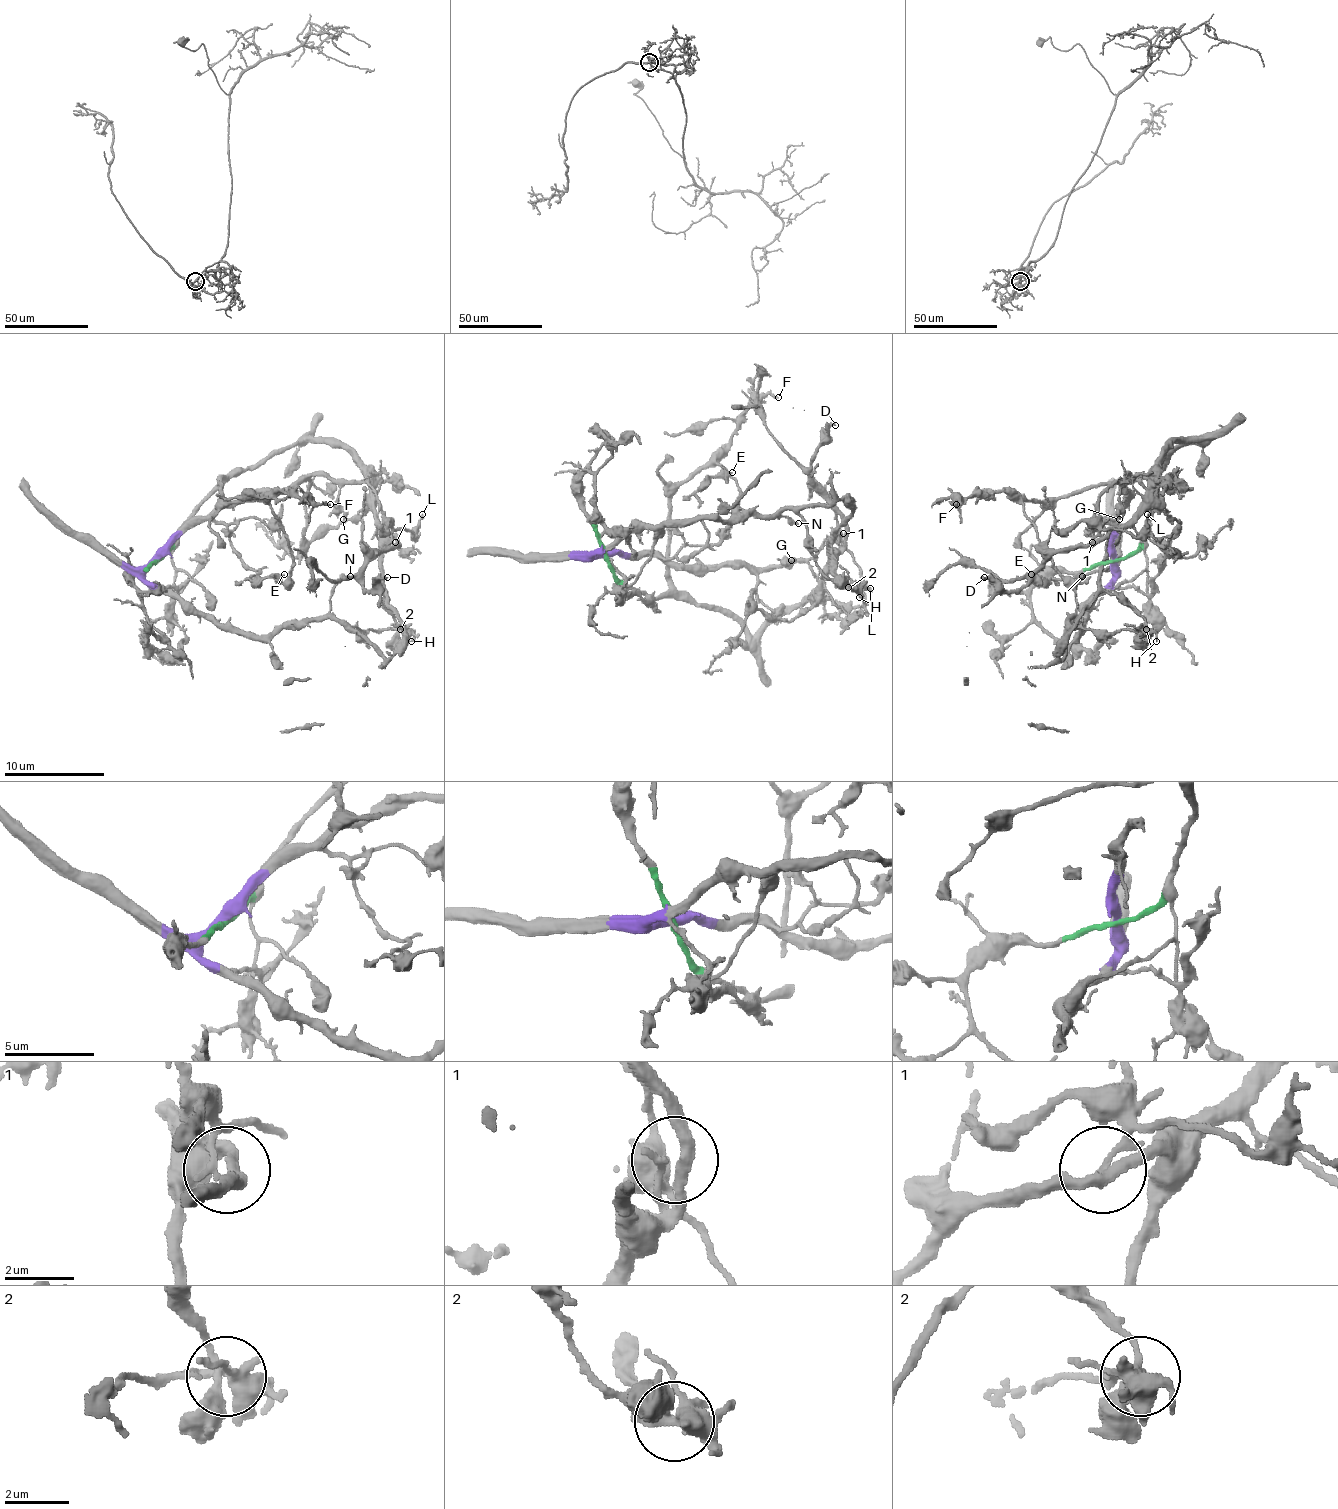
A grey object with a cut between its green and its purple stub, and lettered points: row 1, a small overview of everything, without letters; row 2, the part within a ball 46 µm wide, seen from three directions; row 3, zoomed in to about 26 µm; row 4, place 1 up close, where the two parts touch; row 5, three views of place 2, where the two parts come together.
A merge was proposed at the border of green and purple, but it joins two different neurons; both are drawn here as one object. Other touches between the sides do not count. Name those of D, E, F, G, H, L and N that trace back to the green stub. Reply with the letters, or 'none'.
D, F

